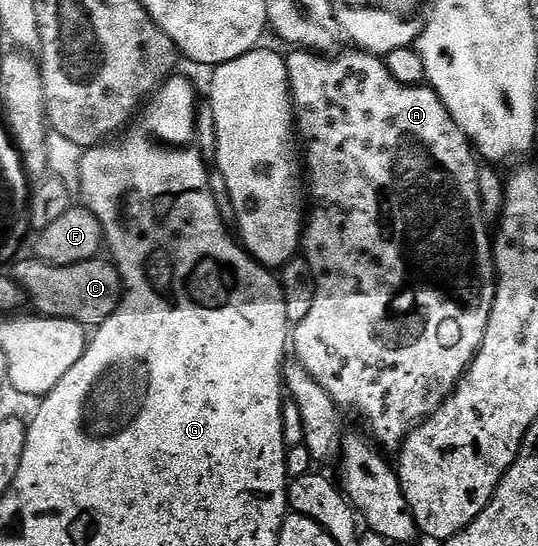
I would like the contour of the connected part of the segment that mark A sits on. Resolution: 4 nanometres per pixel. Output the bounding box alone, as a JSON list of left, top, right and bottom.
[287,50,496,449]

